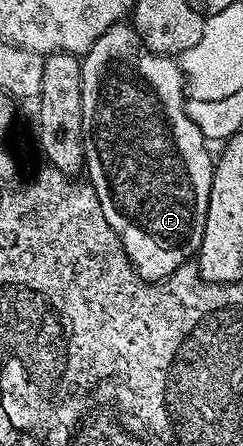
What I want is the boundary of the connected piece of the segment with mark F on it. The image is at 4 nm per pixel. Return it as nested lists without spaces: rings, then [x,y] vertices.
[[[120,23],[109,27],[93,47],[89,47],[82,54],[79,62],[81,67],[81,123],[83,124],[83,159],[85,162],[86,180],[95,188],[97,199],[101,203],[101,211],[105,211],[105,219],[109,219],[109,227],[121,239],[125,255],[131,261],[131,265],[137,271],[139,277],[147,281],[163,281],[177,267],[188,264],[198,254],[201,247],[201,239],[205,231],[205,215],[209,207],[209,191],[211,190],[211,174],[213,172],[213,153],[209,148],[206,137],[201,135],[197,123],[189,119],[185,111],[185,82],[183,70],[179,67],[178,60],[162,53],[151,53],[143,48],[139,42],[139,36],[135,34],[135,26],[130,23]]]

